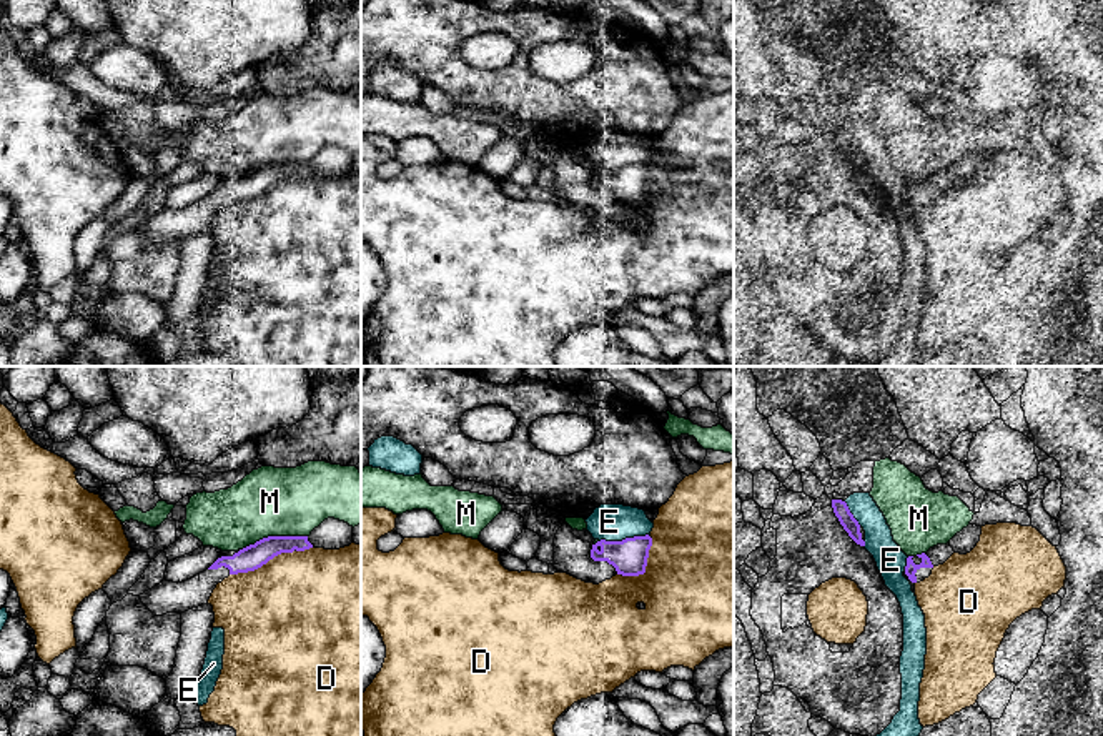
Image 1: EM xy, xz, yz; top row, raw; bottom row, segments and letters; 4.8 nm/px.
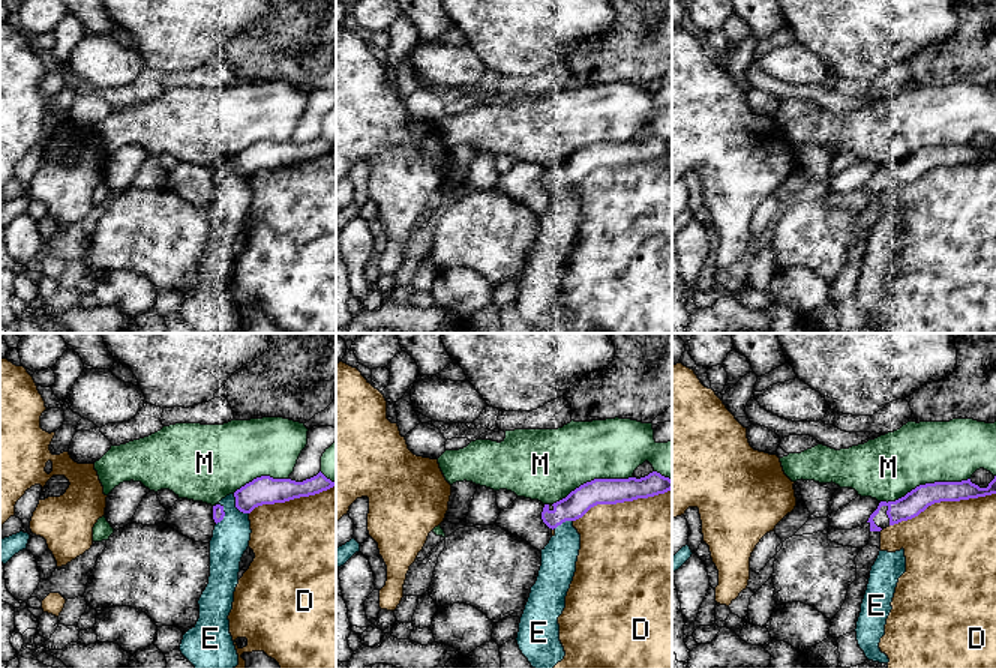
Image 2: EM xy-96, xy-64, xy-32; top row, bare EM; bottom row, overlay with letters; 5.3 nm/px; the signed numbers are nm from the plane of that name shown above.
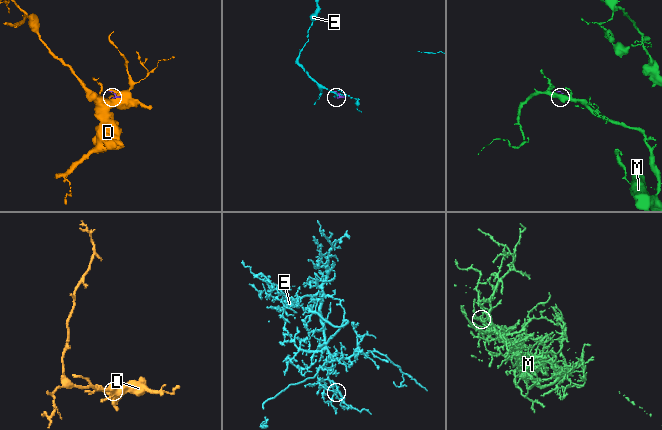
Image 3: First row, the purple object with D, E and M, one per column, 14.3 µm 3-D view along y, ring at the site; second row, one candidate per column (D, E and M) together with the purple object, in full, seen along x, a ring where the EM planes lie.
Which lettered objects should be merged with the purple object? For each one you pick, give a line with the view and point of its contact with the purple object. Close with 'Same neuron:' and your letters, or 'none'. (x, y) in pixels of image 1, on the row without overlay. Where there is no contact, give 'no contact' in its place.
Same neuron: none

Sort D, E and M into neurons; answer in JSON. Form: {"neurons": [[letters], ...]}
{"neurons": [["D"], ["E"], ["M"]]}

